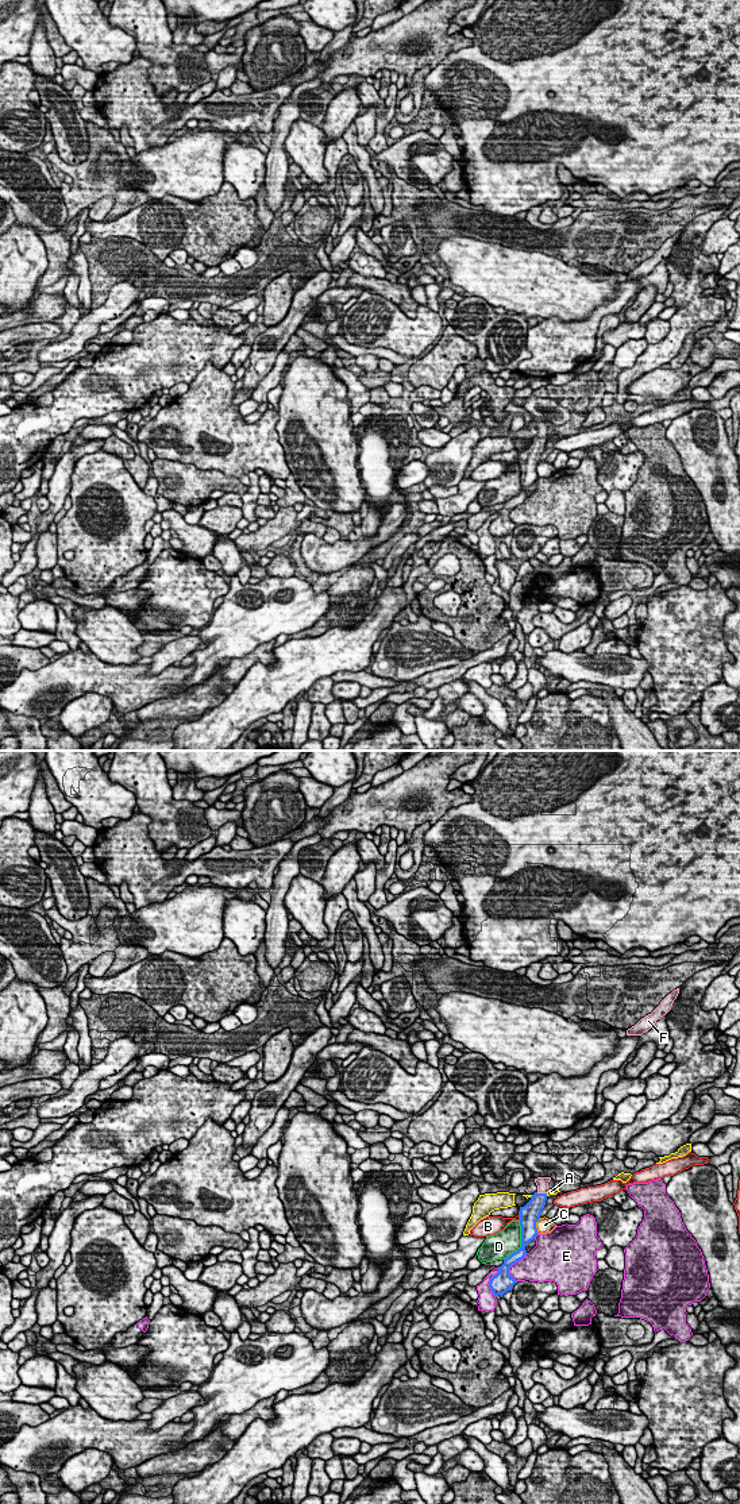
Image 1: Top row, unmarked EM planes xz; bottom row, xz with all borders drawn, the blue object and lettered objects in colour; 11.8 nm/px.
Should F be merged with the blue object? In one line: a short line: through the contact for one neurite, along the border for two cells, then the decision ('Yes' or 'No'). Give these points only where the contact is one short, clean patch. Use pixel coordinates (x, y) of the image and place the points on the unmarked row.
Line: xz (531, 455), (542, 438), (542, 427). Yes

